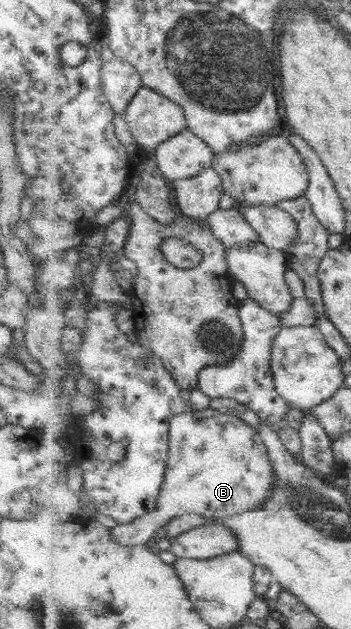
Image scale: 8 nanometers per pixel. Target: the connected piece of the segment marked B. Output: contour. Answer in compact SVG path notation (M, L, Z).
M212 406L203 410L193 410L176 414L171 420L169 439L168 472L165 474L164 489L161 490L157 511L144 514L130 523L118 523L112 530L112 538L121 546L141 546L157 535L159 528L166 527L174 518L184 514L202 514L211 519L238 516L240 513L259 511L271 497L273 484L273 464L267 445L258 430L235 414L223 414Z

